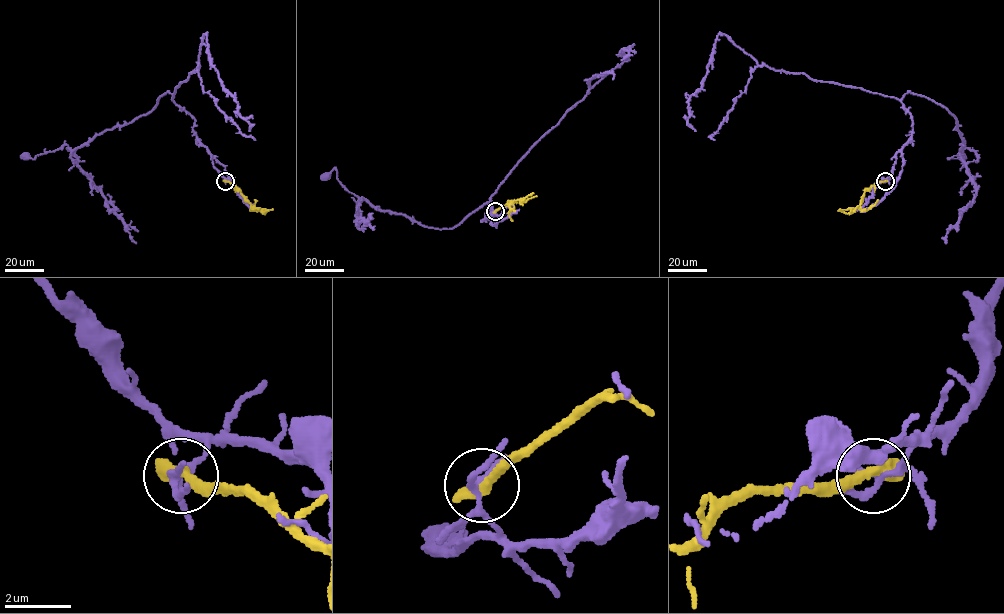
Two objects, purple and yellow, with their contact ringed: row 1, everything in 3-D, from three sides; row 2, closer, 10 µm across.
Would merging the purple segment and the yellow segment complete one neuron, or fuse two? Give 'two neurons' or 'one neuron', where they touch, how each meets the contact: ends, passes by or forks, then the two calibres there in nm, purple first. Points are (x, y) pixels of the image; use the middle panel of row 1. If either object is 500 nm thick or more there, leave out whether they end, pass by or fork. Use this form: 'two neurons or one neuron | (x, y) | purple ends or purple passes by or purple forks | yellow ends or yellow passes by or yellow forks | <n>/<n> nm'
two neurons | (495, 211) | purple forks | yellow ends | 160/440 nm

